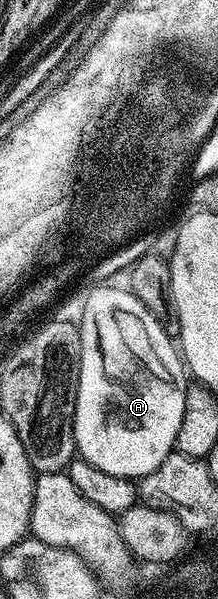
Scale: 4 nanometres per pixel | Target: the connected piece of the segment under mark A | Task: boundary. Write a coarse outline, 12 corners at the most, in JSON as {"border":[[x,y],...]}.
{"border":[[130,289],[83,306],[75,449],[138,480],[175,450],[189,371]]}

